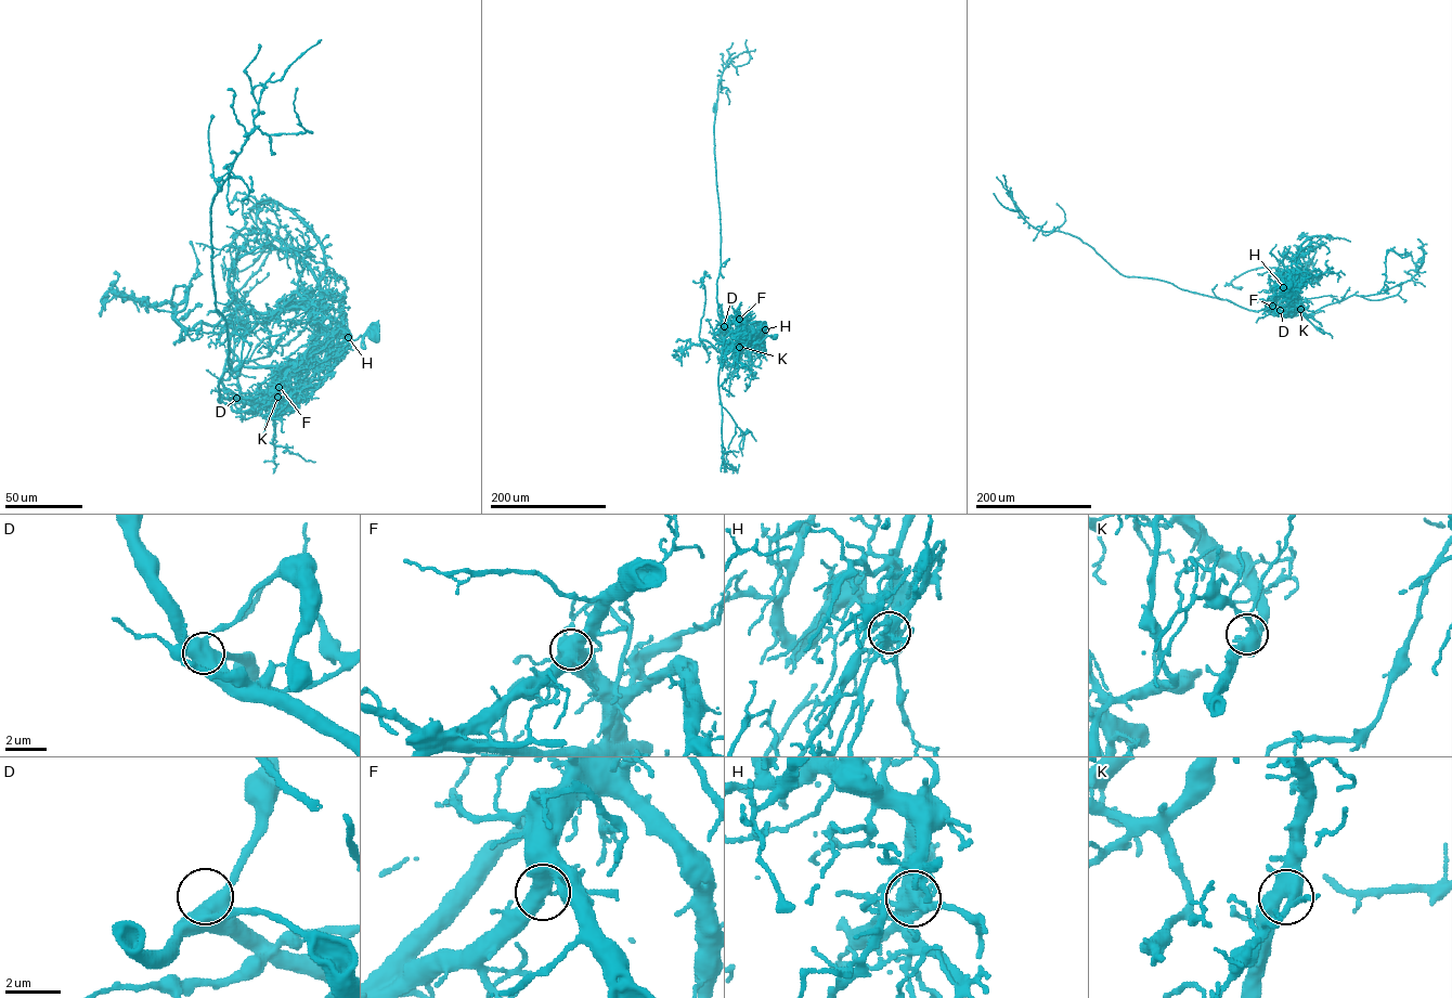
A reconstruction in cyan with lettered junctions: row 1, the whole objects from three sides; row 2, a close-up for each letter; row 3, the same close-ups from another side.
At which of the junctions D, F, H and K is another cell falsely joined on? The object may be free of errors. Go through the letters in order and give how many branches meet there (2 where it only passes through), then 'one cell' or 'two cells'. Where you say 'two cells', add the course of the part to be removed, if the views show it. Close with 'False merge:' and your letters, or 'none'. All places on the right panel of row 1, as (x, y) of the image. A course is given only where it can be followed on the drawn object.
D: 3 branches meet; one cell
F: 3 branches meet; one cell
H: 6 branches meet; two cells; foreign part runs (1283, 287), (1297, 298), (1286, 313), (1248, 310), (1163, 281), (1124, 275), (1078, 237), (1035, 229), (994, 193)
K: 4 branches meet; one cell
False merge: H

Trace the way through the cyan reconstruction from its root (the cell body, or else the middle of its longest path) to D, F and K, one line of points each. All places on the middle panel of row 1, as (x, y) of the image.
D: (775, 335), (751, 344), (744, 337), (730, 334), (724, 326)
F: (775, 335), (752, 344), (748, 325), (739, 319)
K: (775, 335), (739, 347)

